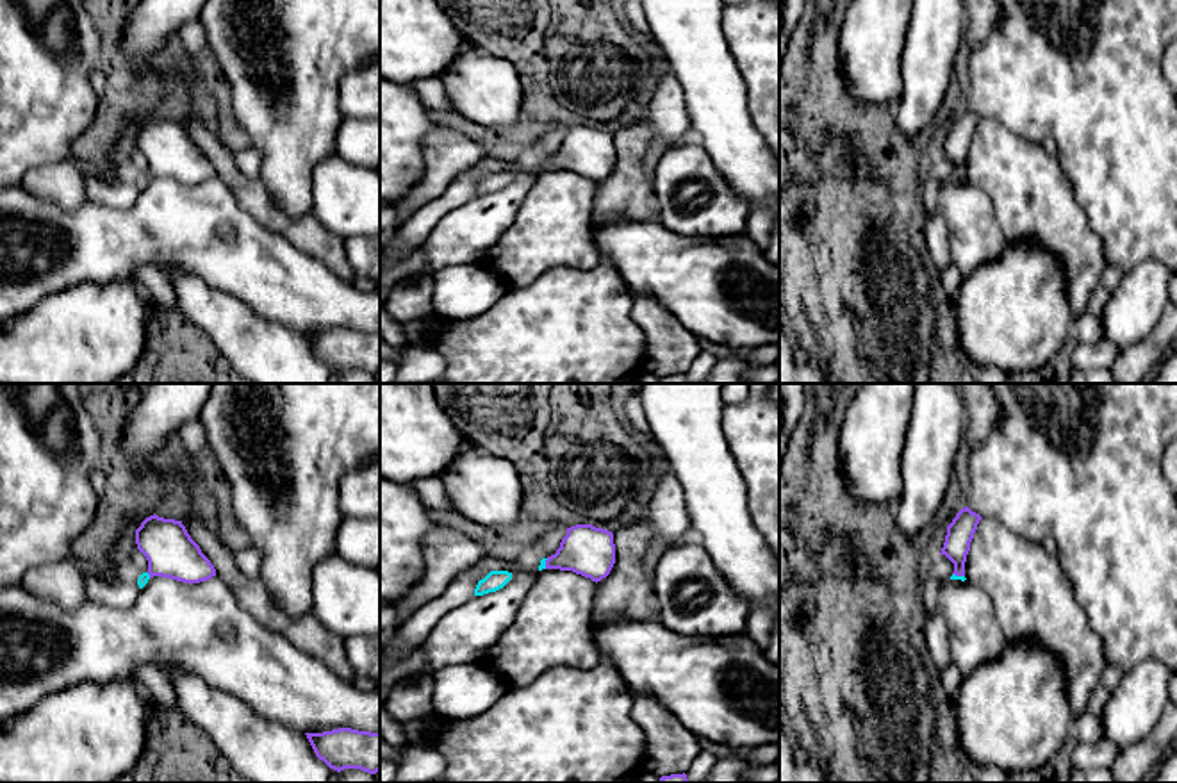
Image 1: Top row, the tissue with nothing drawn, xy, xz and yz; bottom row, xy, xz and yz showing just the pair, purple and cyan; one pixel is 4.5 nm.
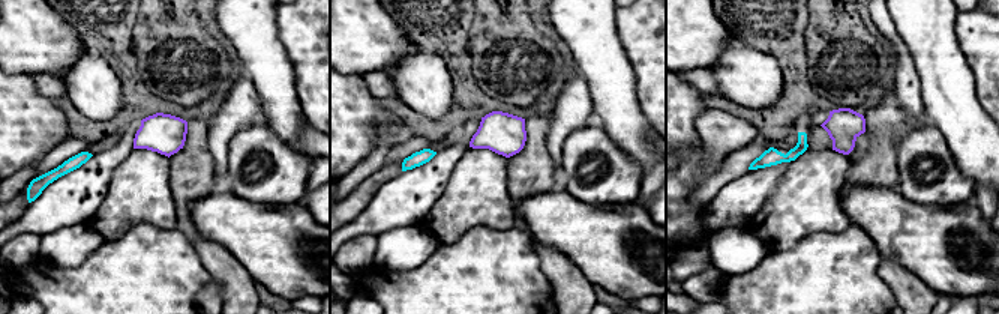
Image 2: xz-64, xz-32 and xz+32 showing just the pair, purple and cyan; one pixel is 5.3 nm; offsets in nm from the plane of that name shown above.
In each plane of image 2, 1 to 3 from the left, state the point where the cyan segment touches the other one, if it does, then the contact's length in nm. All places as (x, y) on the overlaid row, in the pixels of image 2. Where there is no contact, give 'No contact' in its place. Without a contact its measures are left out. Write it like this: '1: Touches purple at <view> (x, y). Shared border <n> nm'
1: No contact
2: No contact
3: No contact

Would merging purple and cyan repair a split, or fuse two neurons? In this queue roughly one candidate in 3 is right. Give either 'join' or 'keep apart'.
keep apart

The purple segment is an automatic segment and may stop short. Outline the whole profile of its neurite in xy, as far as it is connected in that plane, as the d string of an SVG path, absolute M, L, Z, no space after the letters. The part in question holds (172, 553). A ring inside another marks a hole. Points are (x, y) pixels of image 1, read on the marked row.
M153 514L136 530L136 544L148 560L150 578L200 583L216 576L214 565L191 539L182 521Z

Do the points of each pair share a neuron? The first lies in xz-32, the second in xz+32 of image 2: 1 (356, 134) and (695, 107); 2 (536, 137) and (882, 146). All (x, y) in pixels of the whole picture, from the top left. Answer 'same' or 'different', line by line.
1: same
2: same

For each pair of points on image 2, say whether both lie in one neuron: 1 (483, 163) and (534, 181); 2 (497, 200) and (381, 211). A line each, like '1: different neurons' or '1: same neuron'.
1: different neurons
2: different neurons

